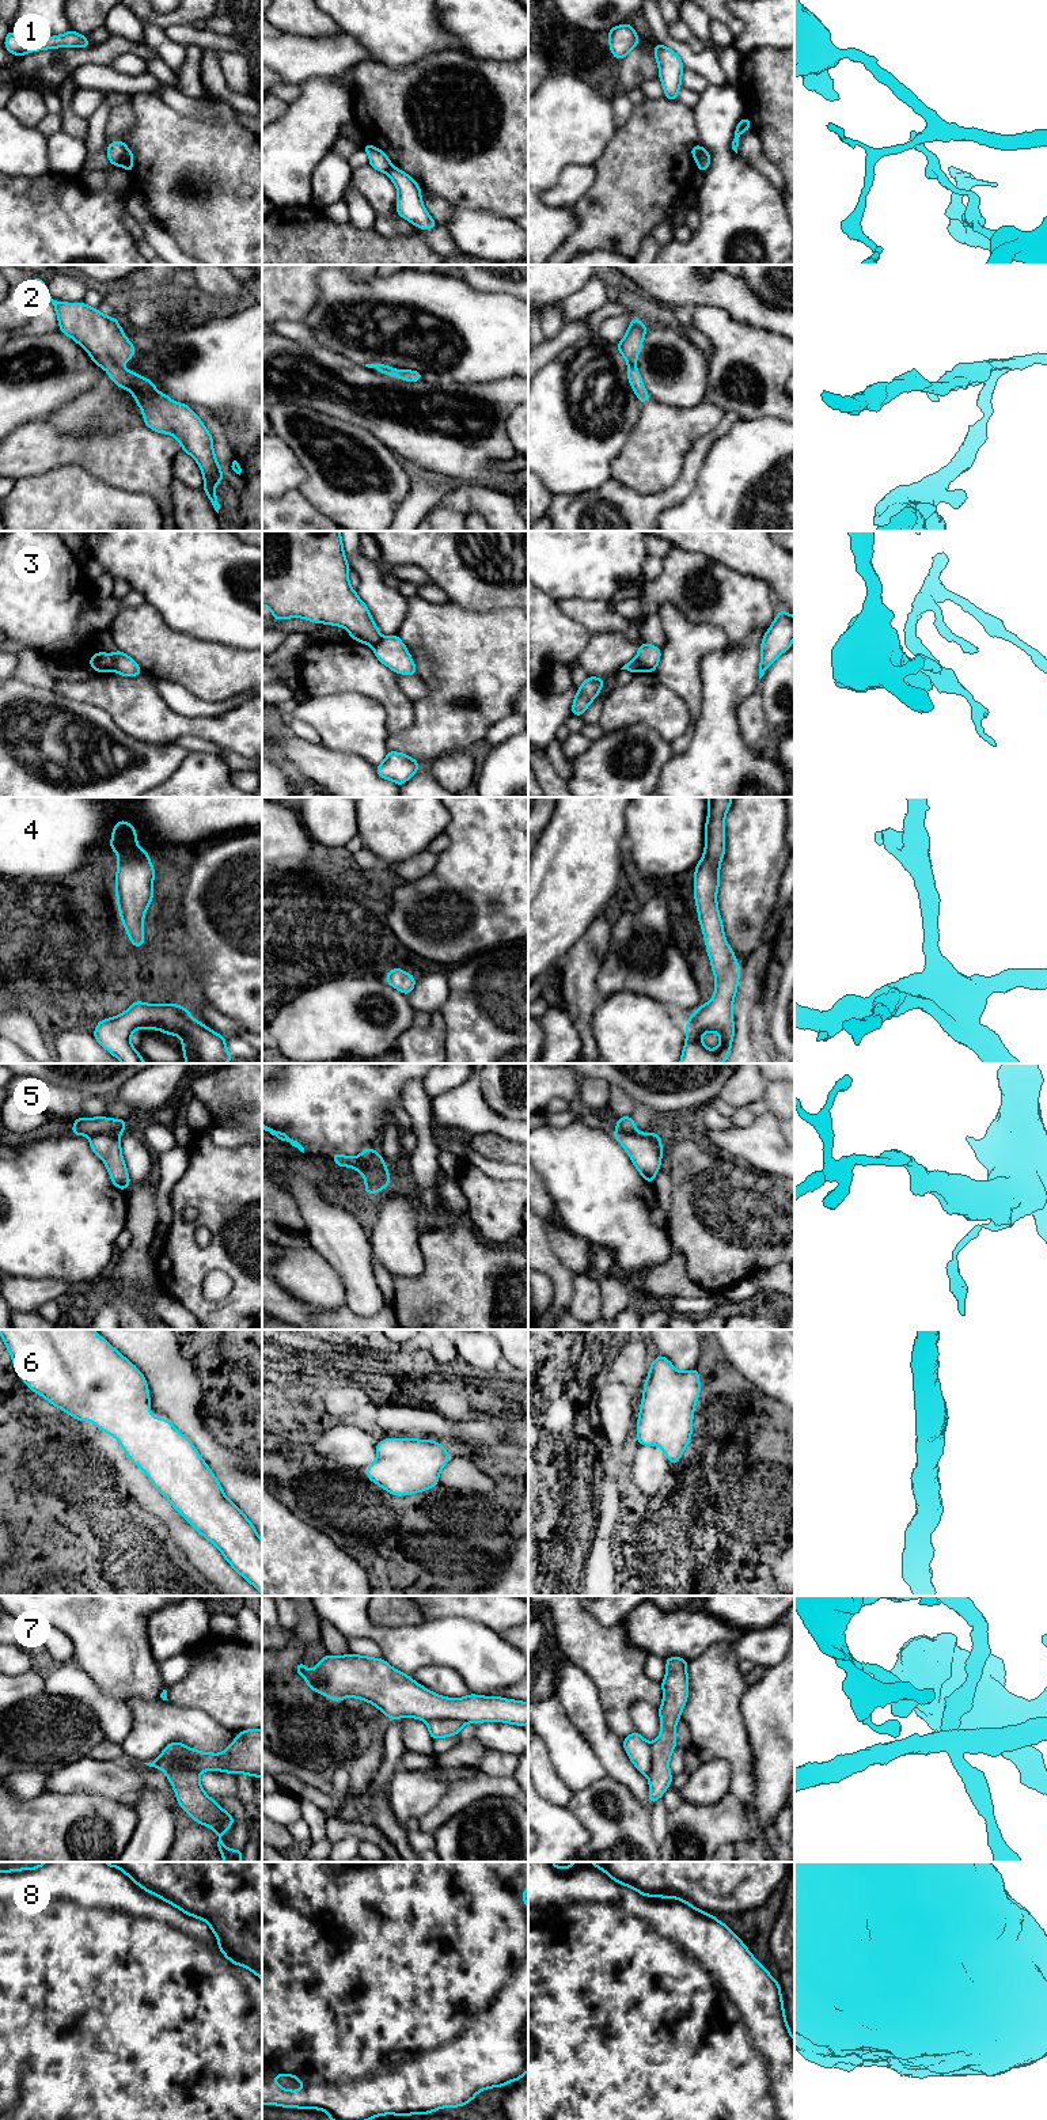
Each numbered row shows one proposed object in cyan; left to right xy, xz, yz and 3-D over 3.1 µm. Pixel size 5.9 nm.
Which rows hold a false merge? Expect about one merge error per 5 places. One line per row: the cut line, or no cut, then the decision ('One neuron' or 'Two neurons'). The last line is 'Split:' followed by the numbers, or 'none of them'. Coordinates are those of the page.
1: Split along xy (128, 148), (120, 165). Two neurons
2: No split. One neuron
3: Split along xy (109, 655), (114, 663), (114, 670). Two neurons
4: No split. One neuron
5: Split along xy (118, 1133), (97, 1133), (90, 1137). Two neurons
6: No split. One neuron
7: Split along xz (427, 1721), (459, 1720), (463, 1724). Two neurons
8: No split. One neuron
Split: 1, 3, 5, 7

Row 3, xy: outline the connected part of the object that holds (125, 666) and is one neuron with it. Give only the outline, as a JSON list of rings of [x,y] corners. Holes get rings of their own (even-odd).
[[[117,649],[114,653],[110,655],[115,663],[115,672],[122,676],[139,676],[143,674],[143,670],[139,664],[128,655],[122,653]]]

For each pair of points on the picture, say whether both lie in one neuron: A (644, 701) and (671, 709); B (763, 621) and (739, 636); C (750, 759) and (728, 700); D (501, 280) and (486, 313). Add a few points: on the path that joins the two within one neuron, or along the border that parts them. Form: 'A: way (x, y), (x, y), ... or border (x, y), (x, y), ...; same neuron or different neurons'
A: way (651, 702), (664, 709); same neuron
B: way (757, 621), (752, 621), (744, 629); same neuron
C: way (735, 744), (728, 738), (728, 715); same neuron
D: border (466, 281), (477, 289), (504, 291), (513, 296); different neurons

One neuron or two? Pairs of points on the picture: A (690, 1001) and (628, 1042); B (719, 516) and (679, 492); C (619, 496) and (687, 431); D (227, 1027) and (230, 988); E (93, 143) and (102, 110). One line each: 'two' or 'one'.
A: two
B: two
C: two
D: two
E: one

